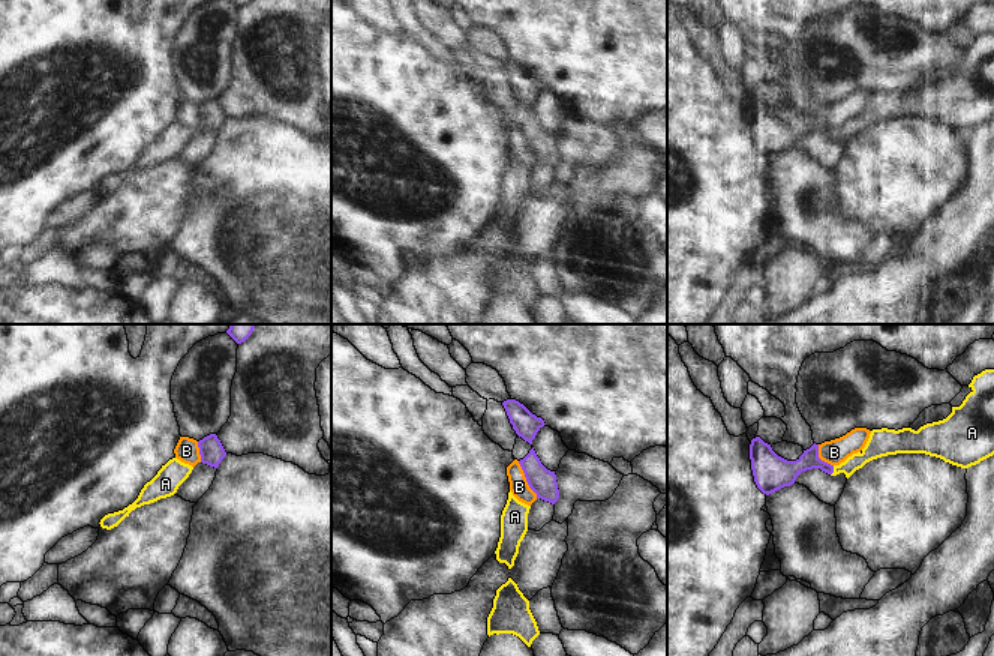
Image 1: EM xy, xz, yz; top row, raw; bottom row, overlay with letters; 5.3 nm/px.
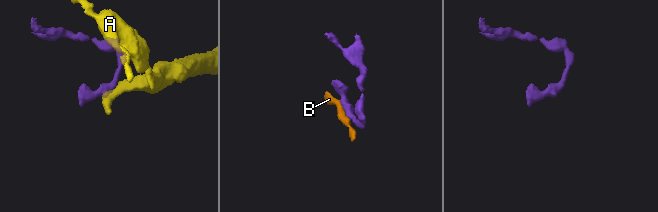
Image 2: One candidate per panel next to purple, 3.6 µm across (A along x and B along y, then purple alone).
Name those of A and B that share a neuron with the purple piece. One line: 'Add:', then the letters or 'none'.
Add: A

